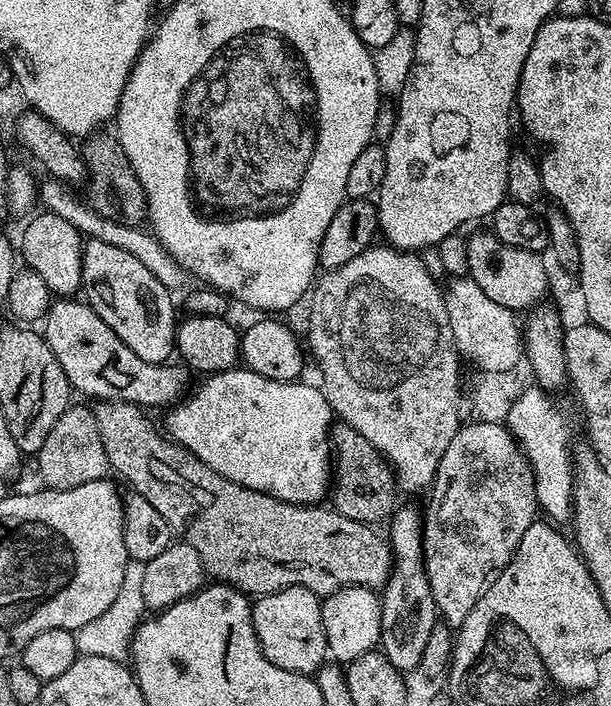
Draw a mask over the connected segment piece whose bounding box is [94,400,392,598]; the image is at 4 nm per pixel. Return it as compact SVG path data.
M101 400L95 405L98 432L106 450L109 467L118 472L133 492L142 494L162 518L172 527L173 533L183 543L198 550L205 573L213 581L229 584L252 598L281 592L283 588L305 588L318 597L334 594L340 588L383 589L392 572L392 546L375 527L354 522L331 506L291 504L282 502L270 494L238 486L230 478L222 478L206 462L202 462L190 450L177 444L163 431L152 425L147 411L139 404Z

